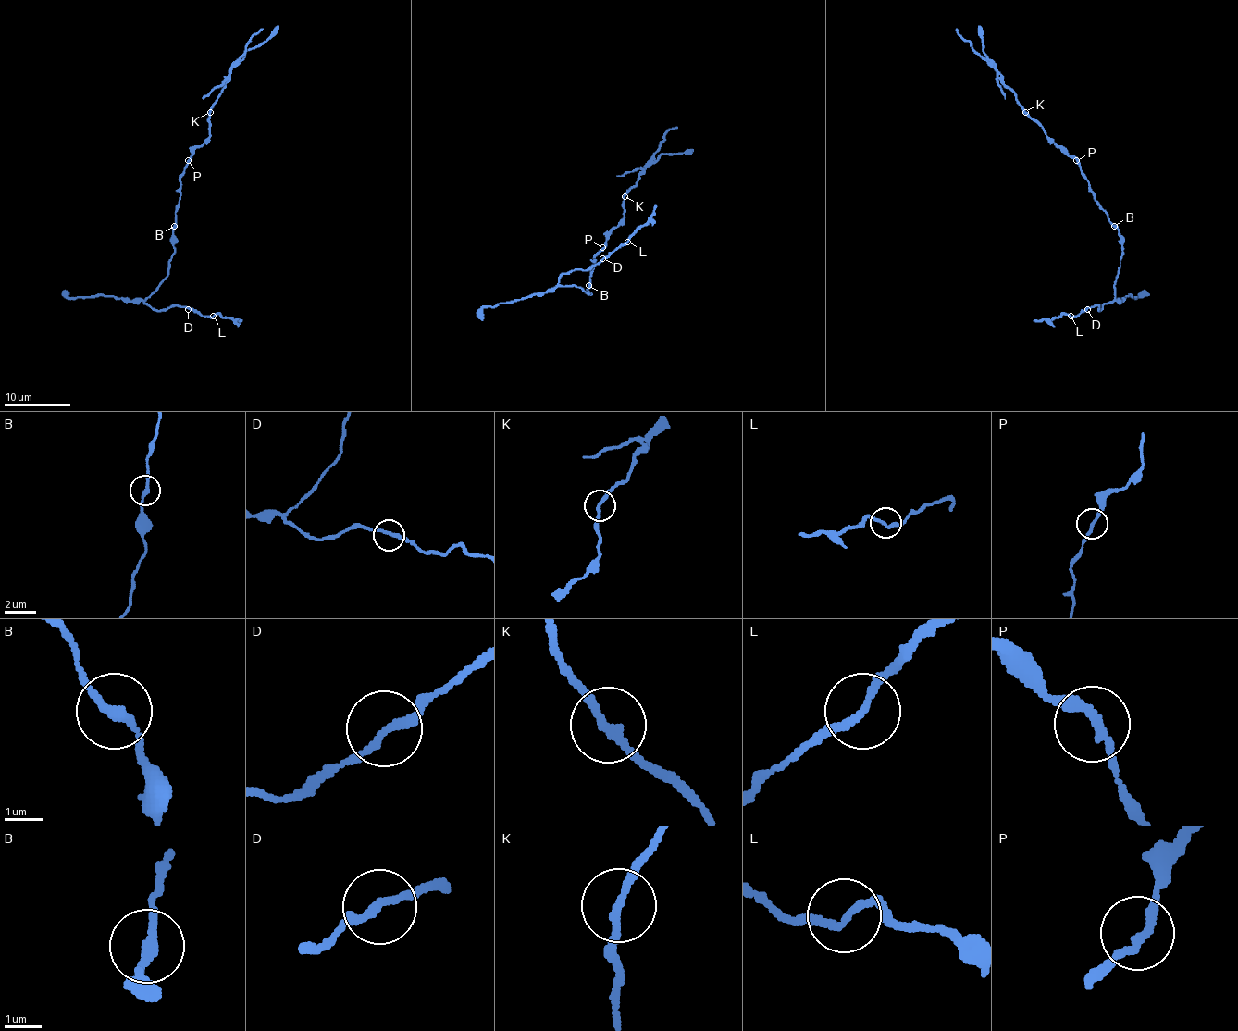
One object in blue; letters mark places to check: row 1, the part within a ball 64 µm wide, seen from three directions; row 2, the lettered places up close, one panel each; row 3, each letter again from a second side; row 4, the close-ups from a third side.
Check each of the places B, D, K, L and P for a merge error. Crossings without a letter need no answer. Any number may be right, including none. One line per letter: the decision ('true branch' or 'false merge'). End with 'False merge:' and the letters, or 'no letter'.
B: true branch
D: true branch
K: false merge
L: true branch
P: true branch
False merge: K

